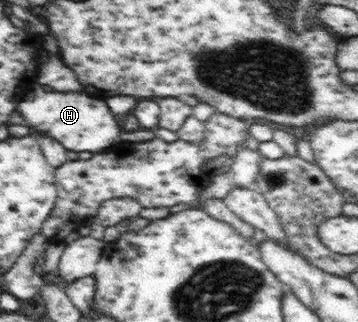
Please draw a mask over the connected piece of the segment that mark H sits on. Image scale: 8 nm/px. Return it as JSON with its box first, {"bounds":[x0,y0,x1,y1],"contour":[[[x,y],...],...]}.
{"bounds":[17,82,121,154],"contour":[[[35,82],[21,95],[17,109],[31,129],[51,135],[69,151],[87,151],[97,154],[119,143],[119,137],[121,137],[115,115],[109,111],[107,103],[101,99],[87,97],[85,93],[61,93],[61,91],[49,93],[49,91],[43,91]]]}

